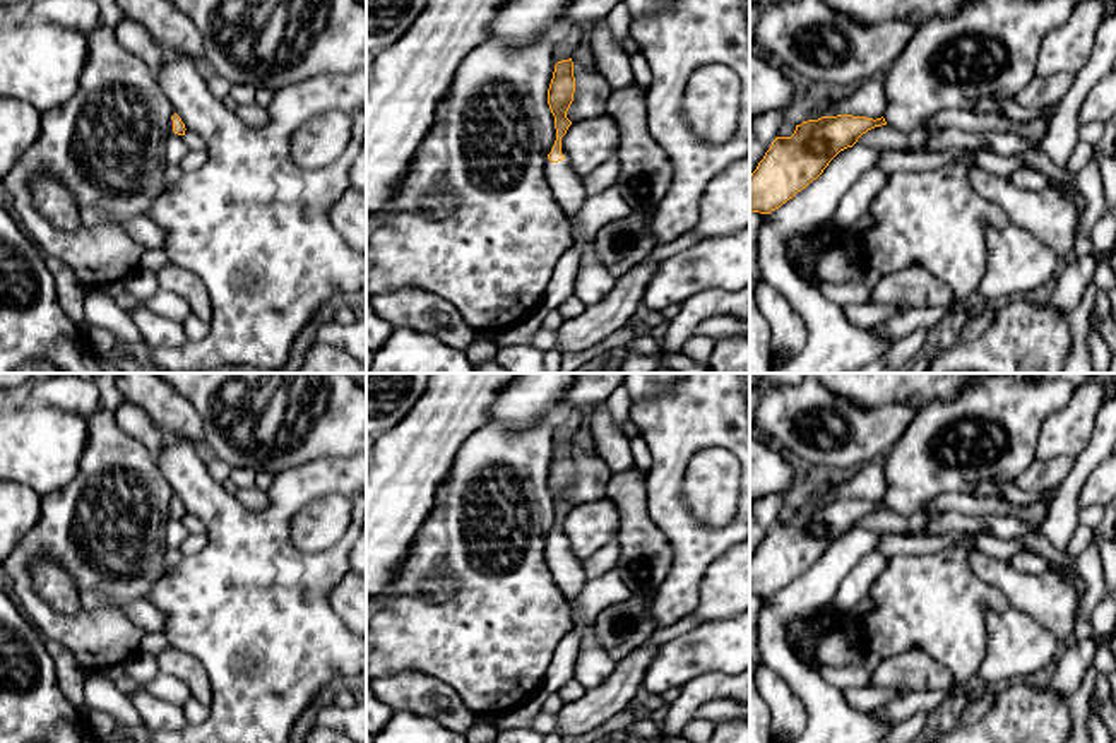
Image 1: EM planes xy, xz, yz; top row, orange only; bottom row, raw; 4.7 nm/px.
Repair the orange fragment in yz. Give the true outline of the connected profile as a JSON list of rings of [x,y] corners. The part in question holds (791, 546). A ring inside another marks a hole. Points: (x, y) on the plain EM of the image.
[[[822,500],[796,508],[791,520],[775,520],[750,558],[750,596],[770,597],[816,563],[828,546],[885,502]]]

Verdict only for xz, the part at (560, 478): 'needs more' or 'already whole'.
needs more

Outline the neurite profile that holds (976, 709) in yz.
[[[988,697],[969,698],[967,705],[960,714],[960,724],[971,726],[981,721],[993,707],[993,700]]]

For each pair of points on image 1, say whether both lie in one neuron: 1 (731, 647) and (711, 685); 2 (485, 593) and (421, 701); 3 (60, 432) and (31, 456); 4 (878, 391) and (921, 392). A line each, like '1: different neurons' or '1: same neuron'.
1: different neurons
2: different neurons
3: same neuron
4: same neuron

